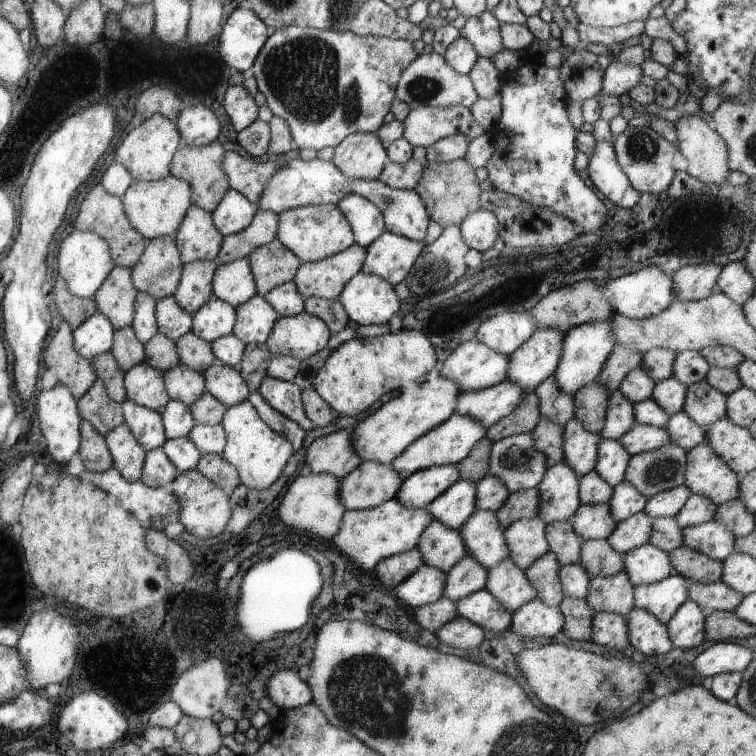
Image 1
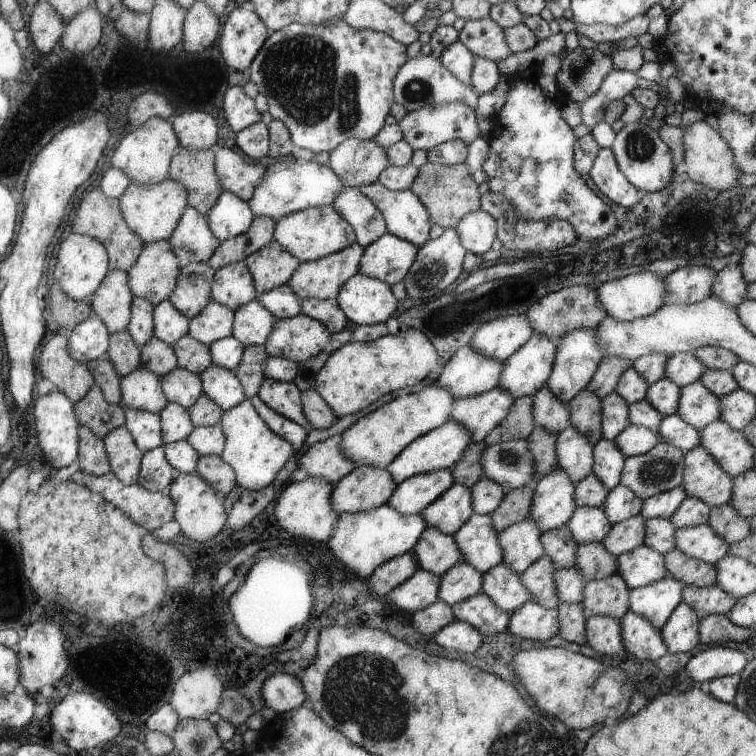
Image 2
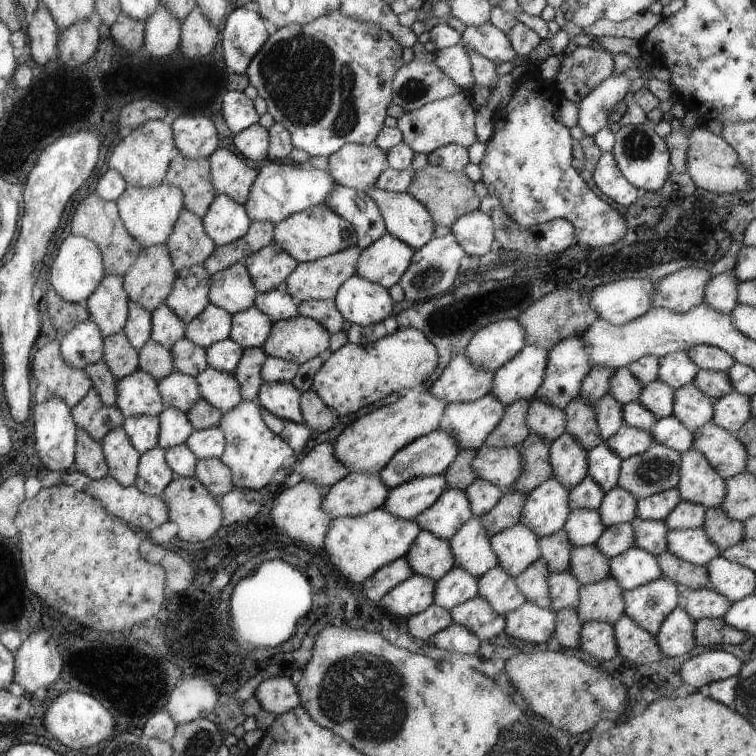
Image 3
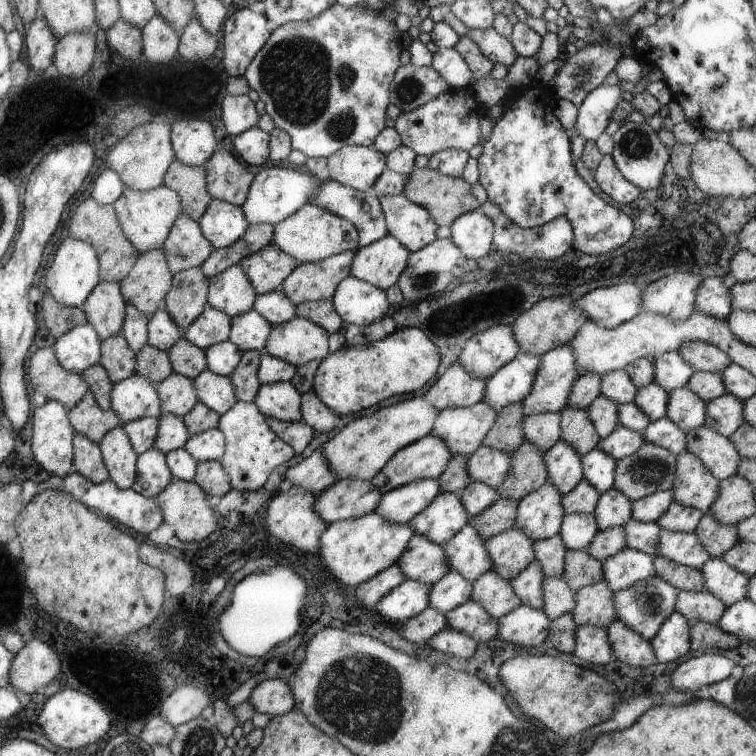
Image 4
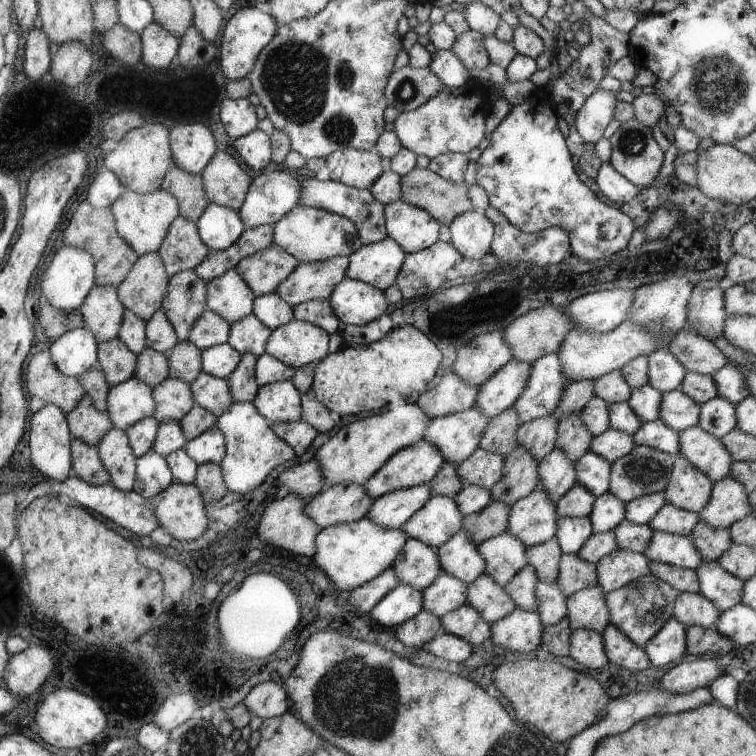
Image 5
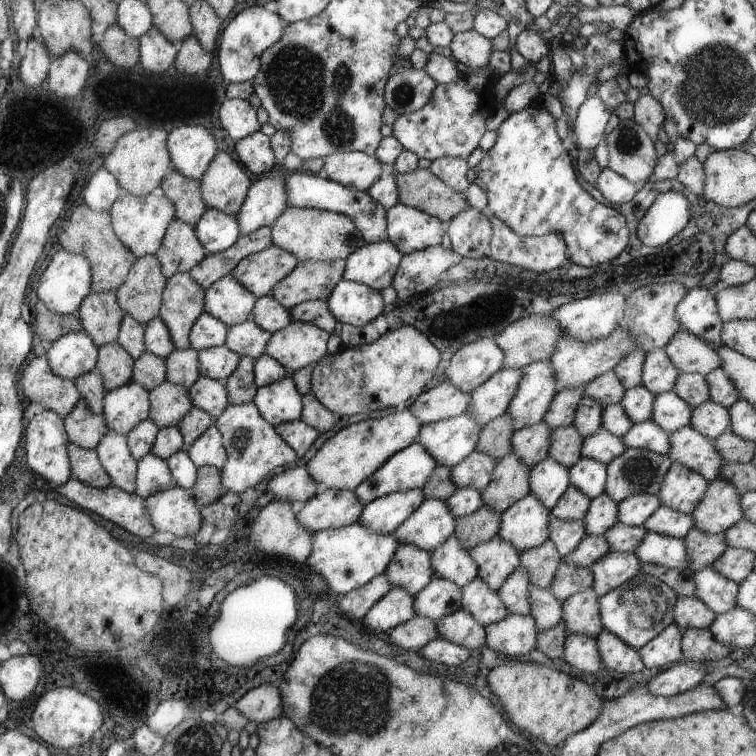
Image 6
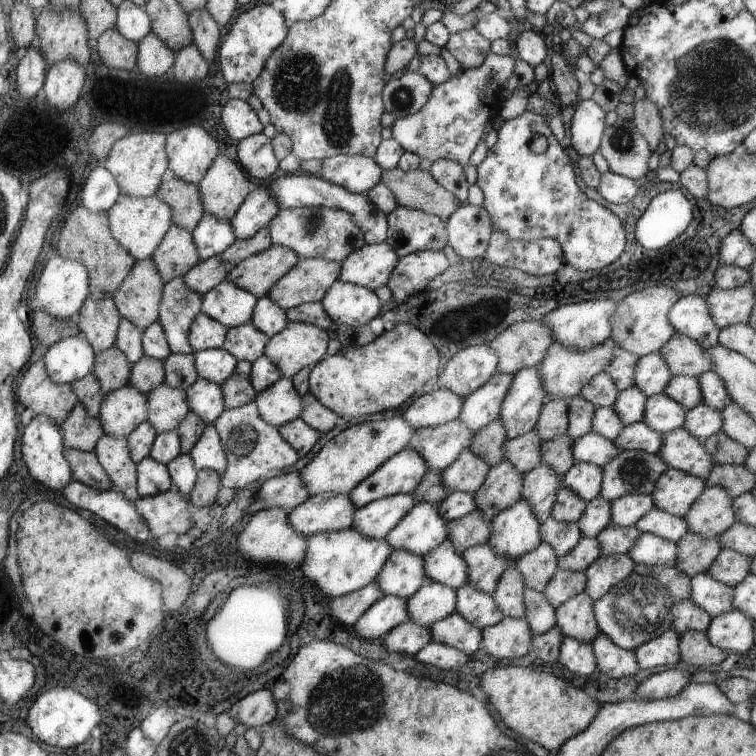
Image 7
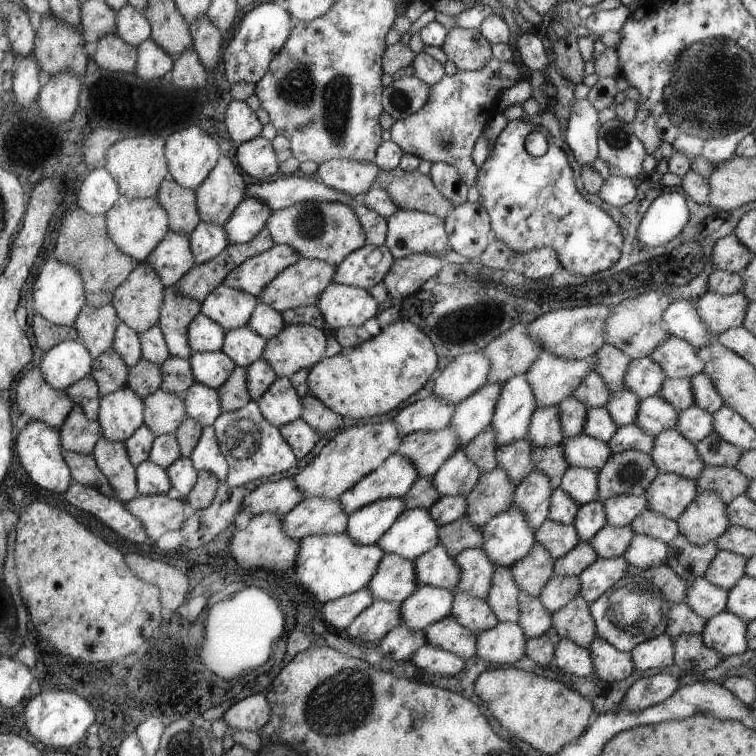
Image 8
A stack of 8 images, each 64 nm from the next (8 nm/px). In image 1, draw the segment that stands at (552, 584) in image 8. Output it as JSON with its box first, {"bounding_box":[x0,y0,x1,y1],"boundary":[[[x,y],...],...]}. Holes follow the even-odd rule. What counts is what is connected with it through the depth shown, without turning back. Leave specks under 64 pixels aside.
{"bounding_box":[579,539,624,578],"boundary":[[[606,539],[585,540],[579,563],[592,578],[612,576],[623,570],[624,555],[618,554]]]}

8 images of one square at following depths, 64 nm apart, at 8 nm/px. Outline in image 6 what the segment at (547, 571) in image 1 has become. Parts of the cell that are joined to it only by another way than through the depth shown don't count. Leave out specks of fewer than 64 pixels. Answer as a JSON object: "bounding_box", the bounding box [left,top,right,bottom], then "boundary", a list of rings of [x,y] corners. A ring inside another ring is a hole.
{"bounding_box":[496,566,530,615],"boundary":[[[519,566],[496,591],[496,594],[500,595],[500,600],[504,602],[504,606],[508,607],[509,614],[530,615],[530,598],[528,598],[530,585],[530,574]]]}

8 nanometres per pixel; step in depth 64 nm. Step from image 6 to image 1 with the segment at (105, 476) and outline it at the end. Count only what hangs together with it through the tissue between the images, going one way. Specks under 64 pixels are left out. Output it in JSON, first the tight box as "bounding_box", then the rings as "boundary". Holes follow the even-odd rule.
{"bounding_box":[79,420,113,473],"boundary":[[[83,420],[80,426],[82,444],[79,455],[87,471],[101,473],[110,470],[113,466],[110,447],[103,434],[92,426],[91,422]]]}

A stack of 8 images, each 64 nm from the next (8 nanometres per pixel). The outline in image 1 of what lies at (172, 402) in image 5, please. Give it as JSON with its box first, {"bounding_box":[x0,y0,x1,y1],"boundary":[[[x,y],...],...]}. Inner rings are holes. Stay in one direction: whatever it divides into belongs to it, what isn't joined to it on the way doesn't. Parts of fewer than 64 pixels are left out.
{"bounding_box":[164,364,206,407],"boundary":[[[179,364],[164,373],[168,396],[180,400],[189,407],[198,401],[206,391],[206,383],[201,372],[194,372],[188,366]]]}

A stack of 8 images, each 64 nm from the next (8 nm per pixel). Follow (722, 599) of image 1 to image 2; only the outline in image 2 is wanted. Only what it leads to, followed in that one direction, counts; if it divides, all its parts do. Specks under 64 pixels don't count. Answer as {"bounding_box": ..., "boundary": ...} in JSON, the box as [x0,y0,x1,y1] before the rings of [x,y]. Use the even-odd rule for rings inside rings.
{"bounding_box":[683,584,738,618],"boundary":[[[718,584],[709,587],[687,585],[683,591],[683,603],[692,606],[700,618],[713,614],[726,615],[736,602],[738,599],[724,592]]]}

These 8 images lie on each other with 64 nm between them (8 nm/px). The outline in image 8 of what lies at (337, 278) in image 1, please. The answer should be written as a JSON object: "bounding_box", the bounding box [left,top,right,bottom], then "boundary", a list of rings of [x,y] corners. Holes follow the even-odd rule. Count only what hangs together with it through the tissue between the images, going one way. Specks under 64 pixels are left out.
{"bounding_box":[257,256,336,313],"boundary":[[[302,256],[300,261],[288,266],[278,277],[275,277],[267,286],[264,286],[264,290],[257,297],[259,302],[264,302],[264,304],[272,306],[276,312],[281,313],[285,310],[316,305],[324,290],[327,290],[328,286],[332,284],[335,274],[336,266],[332,266],[332,263],[307,259]]]}

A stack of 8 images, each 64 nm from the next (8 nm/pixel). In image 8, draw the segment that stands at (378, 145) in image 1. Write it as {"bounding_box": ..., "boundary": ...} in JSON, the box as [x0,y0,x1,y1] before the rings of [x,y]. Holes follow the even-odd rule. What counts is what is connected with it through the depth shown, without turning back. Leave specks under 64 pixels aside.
{"bounding_box":[314,159,381,198],"boundary":[[[346,159],[327,160],[318,166],[314,177],[334,192],[361,198],[375,185],[381,168],[374,163]]]}

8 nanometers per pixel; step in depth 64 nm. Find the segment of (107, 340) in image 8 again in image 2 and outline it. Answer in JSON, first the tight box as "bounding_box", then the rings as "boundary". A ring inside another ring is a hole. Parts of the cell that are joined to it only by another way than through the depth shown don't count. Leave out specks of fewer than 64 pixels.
{"bounding_box":[88,270,132,334],"boundary":[[[111,270],[88,301],[92,313],[106,323],[110,334],[127,330],[132,317],[132,294],[127,272]]]}

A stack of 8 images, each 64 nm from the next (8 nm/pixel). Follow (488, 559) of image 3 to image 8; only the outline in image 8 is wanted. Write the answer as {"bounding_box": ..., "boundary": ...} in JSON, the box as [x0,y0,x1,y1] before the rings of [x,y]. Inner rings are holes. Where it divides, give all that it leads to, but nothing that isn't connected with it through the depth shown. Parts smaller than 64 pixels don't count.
{"bounding_box":[414,544,460,590],"boundary":[[[442,544],[436,545],[414,561],[416,580],[420,585],[450,590],[460,581],[460,568]]]}

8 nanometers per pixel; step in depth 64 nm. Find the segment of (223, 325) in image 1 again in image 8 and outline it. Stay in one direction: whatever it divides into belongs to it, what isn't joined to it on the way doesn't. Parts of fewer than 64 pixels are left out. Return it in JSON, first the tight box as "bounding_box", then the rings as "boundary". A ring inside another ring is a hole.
{"bounding_box":[187,313,226,354],"boundary":[[[202,313],[196,314],[187,330],[188,342],[194,354],[220,351],[226,334],[223,326]]]}

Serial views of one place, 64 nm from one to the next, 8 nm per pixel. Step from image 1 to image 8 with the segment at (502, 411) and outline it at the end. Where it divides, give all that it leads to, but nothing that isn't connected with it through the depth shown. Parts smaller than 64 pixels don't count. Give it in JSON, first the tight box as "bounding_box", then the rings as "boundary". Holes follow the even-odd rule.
{"bounding_box":[395,426,460,478],"boundary":[[[448,426],[448,428],[444,427],[442,430],[438,430],[438,432],[415,432],[409,434],[402,440],[402,444],[400,444],[400,448],[396,450],[395,454],[408,458],[408,460],[416,466],[419,477],[428,476],[428,478],[430,478],[442,468],[442,464],[444,464],[458,448],[460,448],[458,432]]]}

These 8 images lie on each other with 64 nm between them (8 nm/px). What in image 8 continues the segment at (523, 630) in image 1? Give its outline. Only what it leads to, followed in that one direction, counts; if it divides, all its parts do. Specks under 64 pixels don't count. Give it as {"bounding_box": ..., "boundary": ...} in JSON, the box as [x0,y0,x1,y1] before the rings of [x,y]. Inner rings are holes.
{"bounding_box":[476,622,526,665],"boundary":[[[499,622],[494,628],[478,633],[476,656],[490,664],[517,665],[525,656],[526,640],[519,623]]]}

